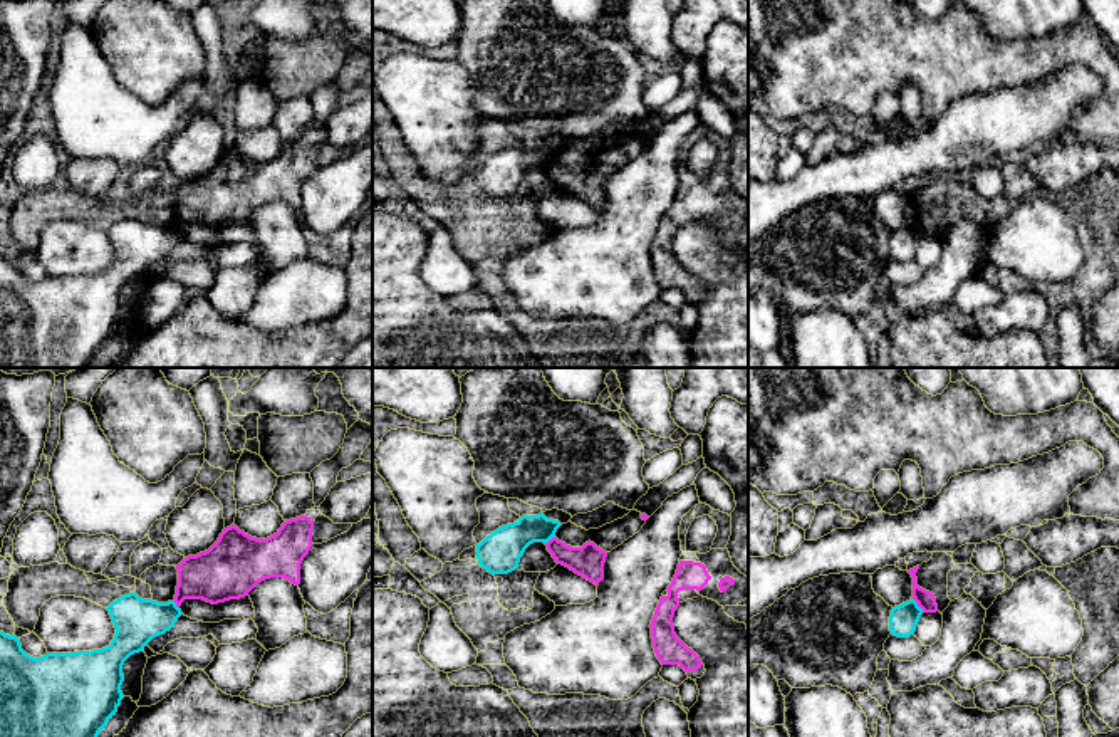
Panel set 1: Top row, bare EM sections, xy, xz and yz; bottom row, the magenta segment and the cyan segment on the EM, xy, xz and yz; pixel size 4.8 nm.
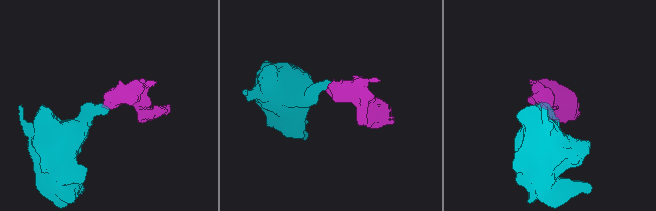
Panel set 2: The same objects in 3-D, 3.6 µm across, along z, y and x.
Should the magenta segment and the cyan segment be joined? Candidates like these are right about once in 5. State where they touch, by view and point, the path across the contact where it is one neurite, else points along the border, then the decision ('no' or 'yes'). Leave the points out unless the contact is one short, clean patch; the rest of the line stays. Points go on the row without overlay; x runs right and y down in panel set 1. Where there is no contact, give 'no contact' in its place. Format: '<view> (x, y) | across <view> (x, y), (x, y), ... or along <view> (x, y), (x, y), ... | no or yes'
yz (918, 229) | along yz (913, 224), (923, 234) | no

